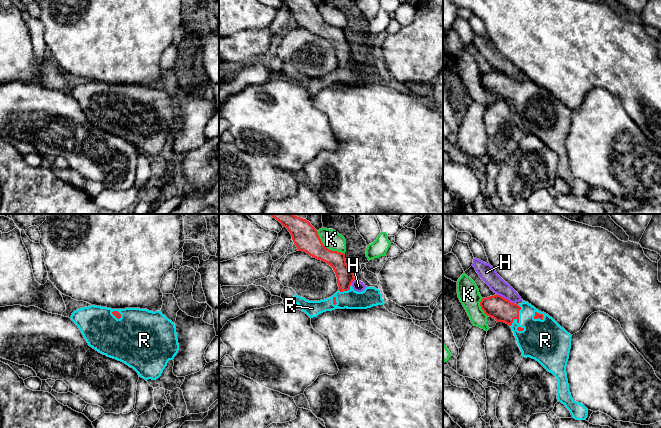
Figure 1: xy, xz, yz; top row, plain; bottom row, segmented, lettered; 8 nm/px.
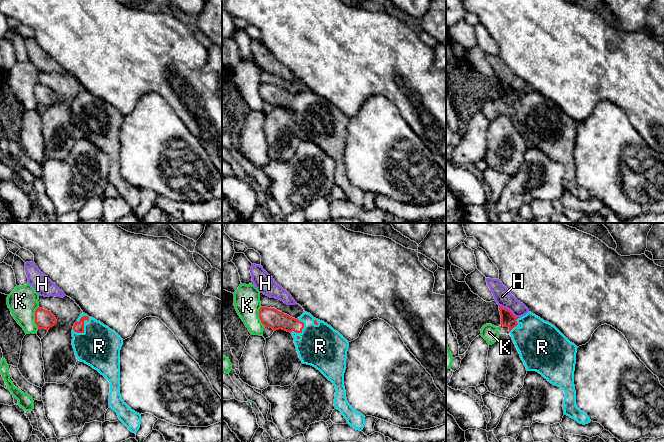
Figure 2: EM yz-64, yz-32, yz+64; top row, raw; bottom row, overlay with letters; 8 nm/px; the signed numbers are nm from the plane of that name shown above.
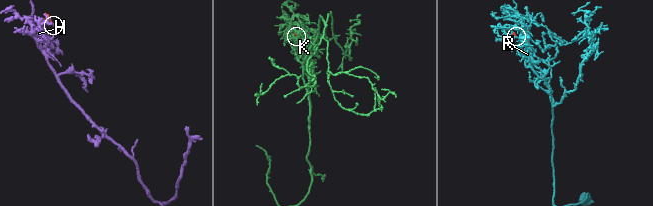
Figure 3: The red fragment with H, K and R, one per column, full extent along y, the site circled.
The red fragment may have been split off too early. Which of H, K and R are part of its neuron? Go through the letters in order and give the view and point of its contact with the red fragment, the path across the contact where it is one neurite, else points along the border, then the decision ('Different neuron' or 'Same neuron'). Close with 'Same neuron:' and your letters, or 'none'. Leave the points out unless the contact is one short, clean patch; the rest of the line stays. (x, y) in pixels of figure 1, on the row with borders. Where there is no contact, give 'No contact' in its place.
H: Touches red at yz (506, 299). Boundary: yz (497, 294), (514, 303). Different neuron
K: Touches red at xz (327, 248). Boundary: xz (316, 230), (321, 242), (326, 247), (344, 254). Different neuron
R: Touches red at yz (518, 316). Path across: yz (502, 310), (518, 316), (540, 338). Same neuron
Same neuron: R

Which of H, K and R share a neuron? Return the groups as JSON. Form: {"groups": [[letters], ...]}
{"groups": [["H"], ["K"], ["R"]]}

